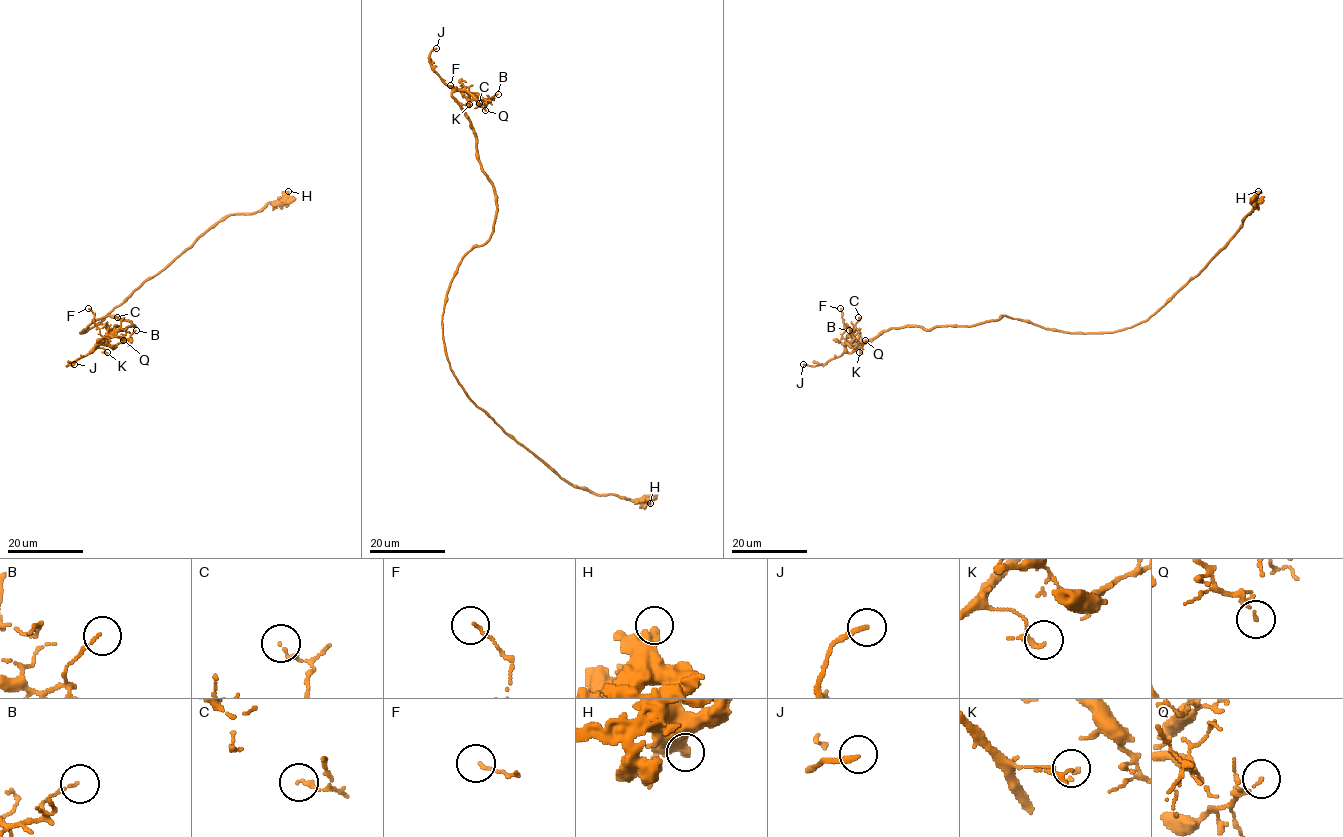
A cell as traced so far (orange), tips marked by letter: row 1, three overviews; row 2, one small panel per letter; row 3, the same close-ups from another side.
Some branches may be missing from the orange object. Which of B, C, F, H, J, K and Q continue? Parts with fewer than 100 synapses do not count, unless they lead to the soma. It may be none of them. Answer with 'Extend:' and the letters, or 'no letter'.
Extend: J

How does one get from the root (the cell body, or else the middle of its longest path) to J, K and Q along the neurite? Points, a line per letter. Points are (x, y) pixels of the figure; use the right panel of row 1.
J: (1077, 333), (1048, 329), (1005, 315), (972, 326), (890, 327), (850, 353), (824, 364), (803, 364)
K: (1077, 333), (1048, 329), (1004, 315), (972, 326), (935, 326), (929, 329), (890, 327), (866, 341), (859, 352)
Q: (1077, 333), (1048, 329), (1004, 315), (972, 326), (890, 327), (850, 353), (845, 347), (865, 340)

